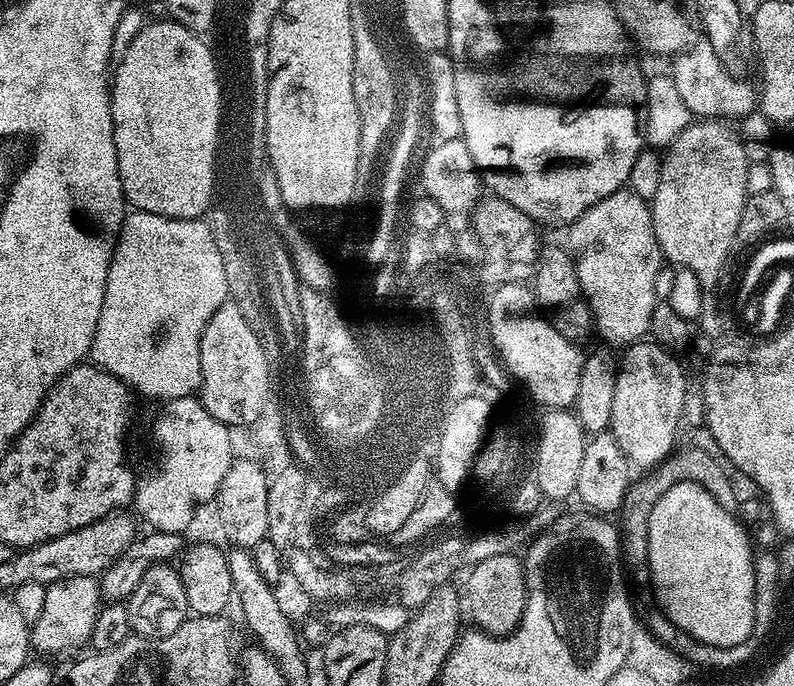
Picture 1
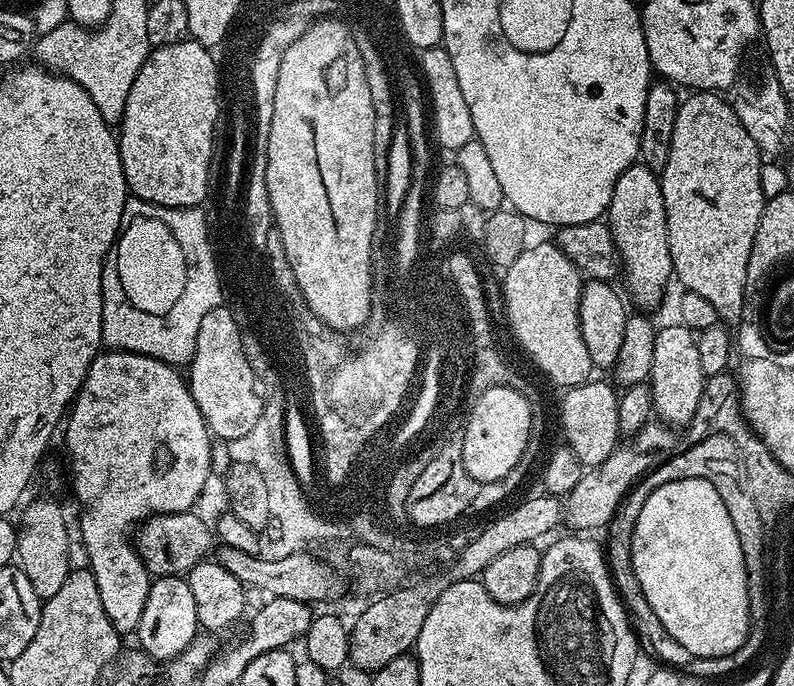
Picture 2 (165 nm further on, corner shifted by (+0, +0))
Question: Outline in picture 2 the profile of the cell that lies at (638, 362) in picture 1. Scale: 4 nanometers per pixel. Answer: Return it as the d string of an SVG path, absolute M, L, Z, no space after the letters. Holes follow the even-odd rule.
M673 322L665 328L656 328L654 338L654 354L648 370L646 381L652 389L651 411L656 412L661 421L668 426L676 424L692 424L696 406L700 401L704 388L705 377L702 366L698 363L698 348L696 346L696 332L684 324Z

